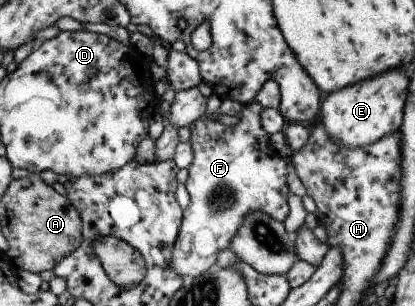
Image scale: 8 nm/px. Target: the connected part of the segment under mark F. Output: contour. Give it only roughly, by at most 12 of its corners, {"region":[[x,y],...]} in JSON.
{"region":[[263,106],[191,130],[190,203],[174,247],[209,271],[250,212],[290,214],[286,166]]}

